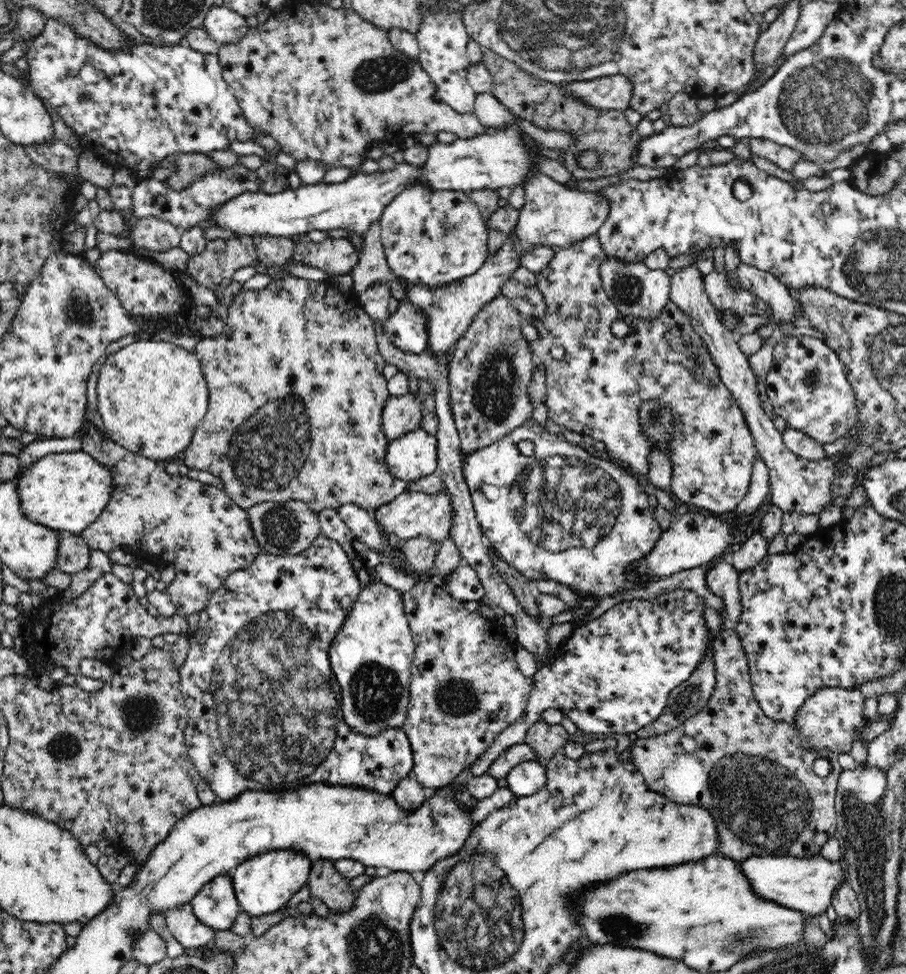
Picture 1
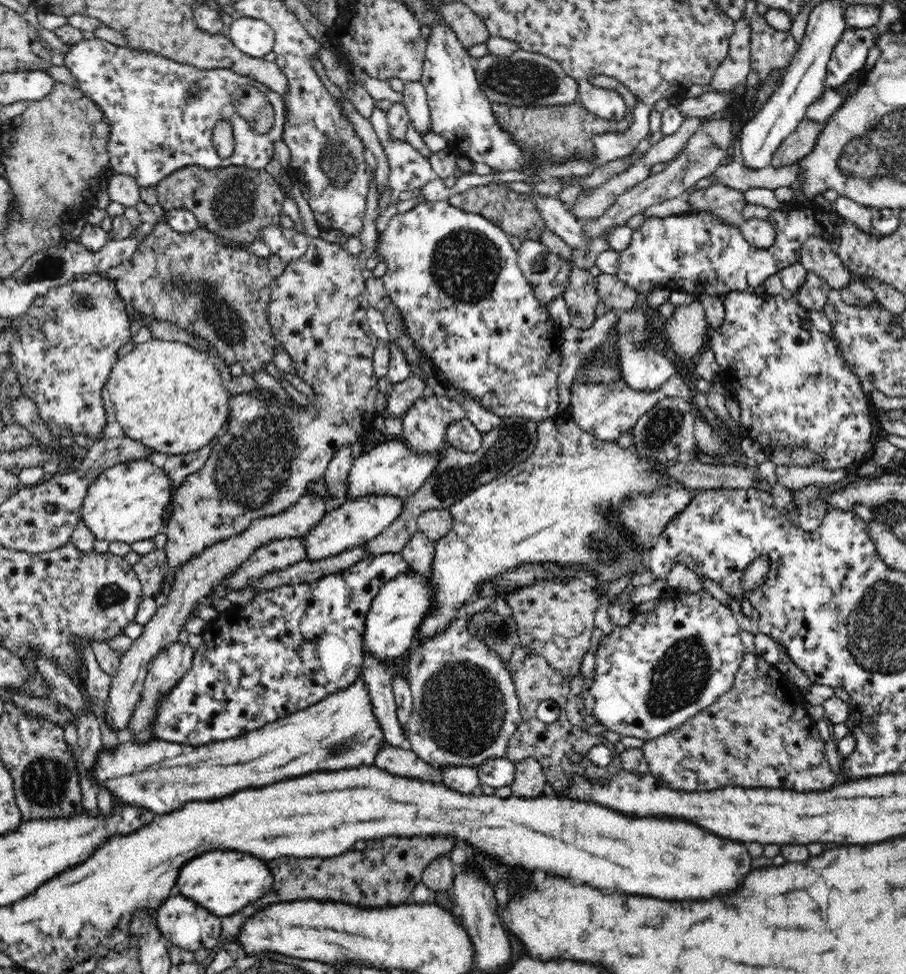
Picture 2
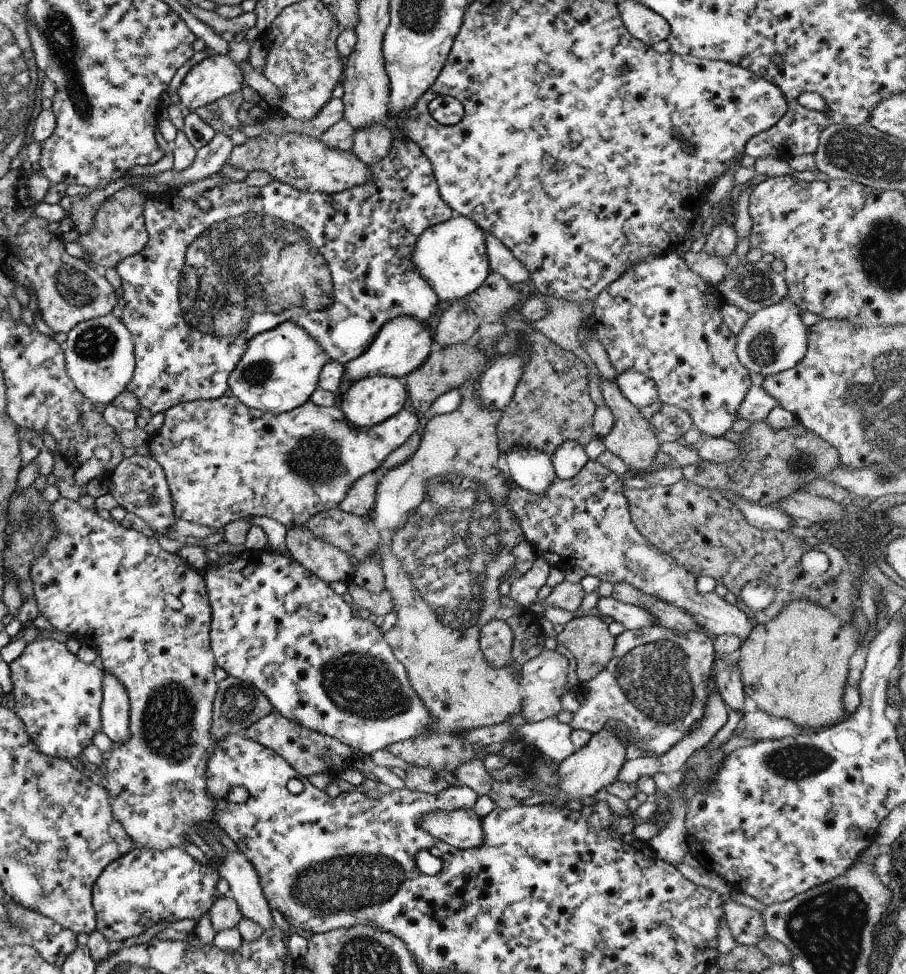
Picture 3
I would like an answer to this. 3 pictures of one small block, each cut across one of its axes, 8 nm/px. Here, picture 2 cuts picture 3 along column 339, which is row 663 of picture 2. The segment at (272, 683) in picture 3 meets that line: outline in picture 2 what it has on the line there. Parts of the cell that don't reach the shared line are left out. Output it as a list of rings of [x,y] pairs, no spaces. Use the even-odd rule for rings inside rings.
[[[706,591],[702,594],[682,592],[680,596],[676,596],[672,600],[668,600],[666,597],[666,600],[656,610],[652,610],[650,614],[636,614],[628,626],[616,626],[611,635],[606,634],[599,651],[596,653],[595,681],[582,697],[582,703],[585,704],[584,713],[592,721],[602,722],[607,730],[619,732],[621,736],[643,738],[644,741],[658,738],[668,731],[682,726],[689,718],[710,706],[710,704],[714,704],[722,694],[726,694],[730,690],[735,681],[735,674],[744,660],[745,648],[740,636],[742,632],[743,630],[740,628],[734,613]]]

